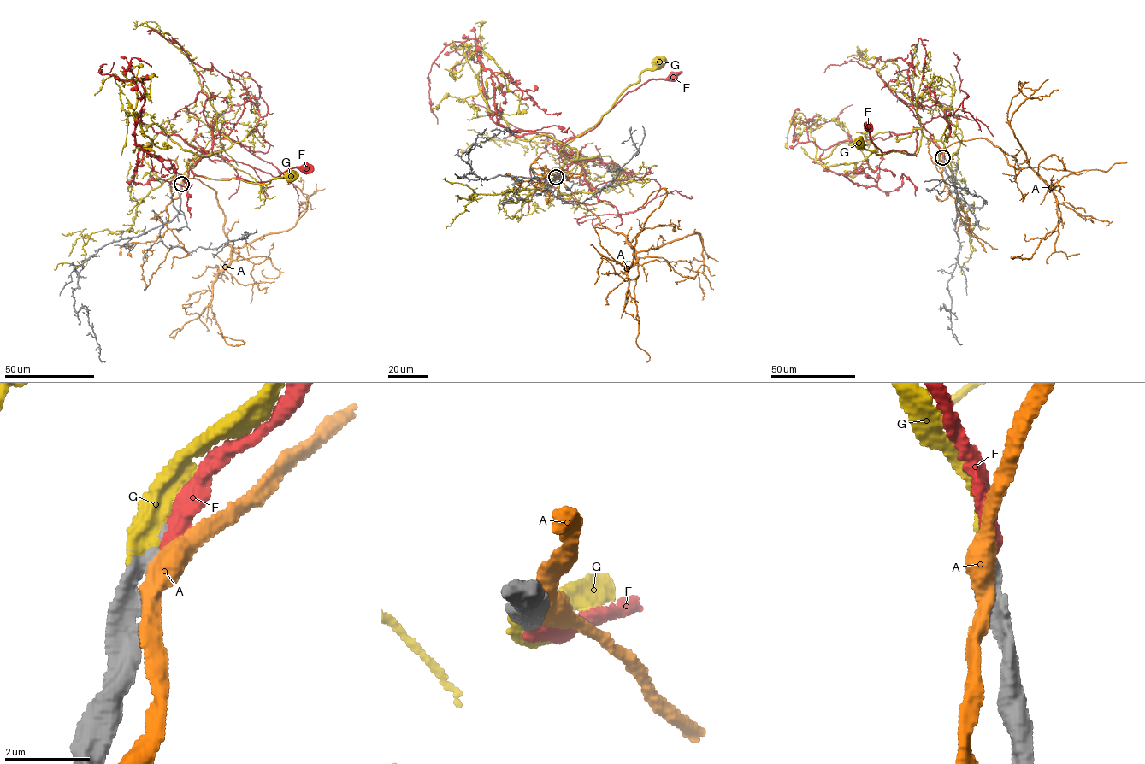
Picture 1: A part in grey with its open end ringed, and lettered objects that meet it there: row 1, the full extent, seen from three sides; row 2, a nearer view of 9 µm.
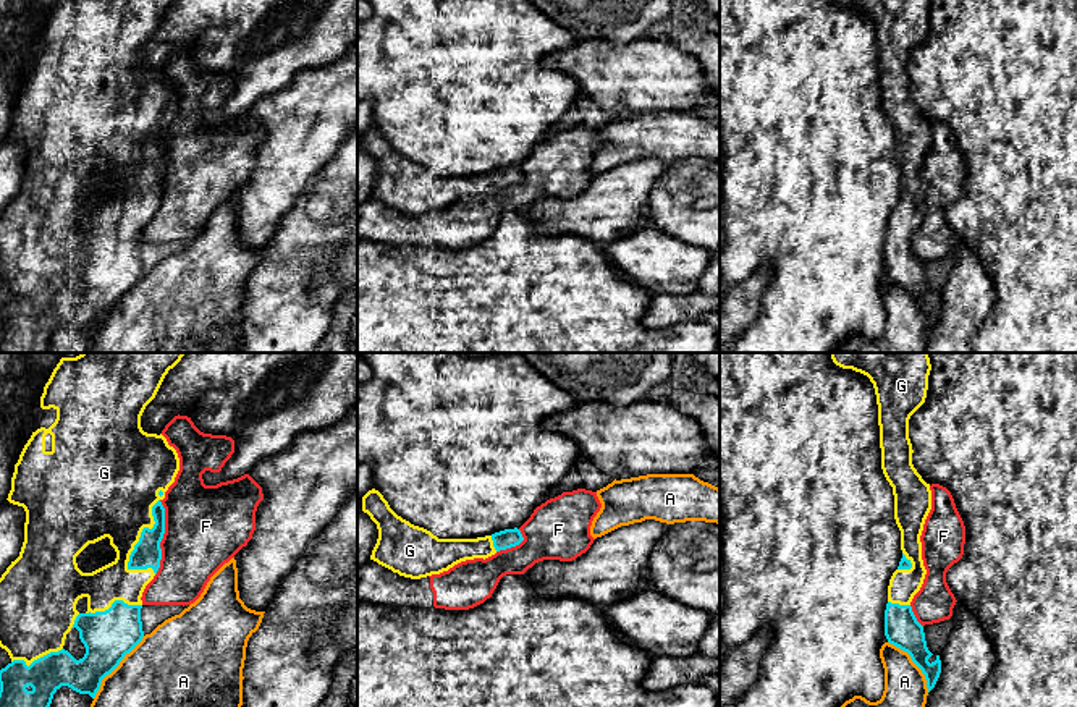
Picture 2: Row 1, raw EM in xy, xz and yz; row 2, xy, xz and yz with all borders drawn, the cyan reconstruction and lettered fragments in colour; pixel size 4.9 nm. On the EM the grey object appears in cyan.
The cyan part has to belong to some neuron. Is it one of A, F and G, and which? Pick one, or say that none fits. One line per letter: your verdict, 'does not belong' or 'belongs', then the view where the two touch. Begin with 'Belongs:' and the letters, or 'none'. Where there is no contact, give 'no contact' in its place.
Belongs: G
A: does not belong; meets cyan in xy
F: does not belong; meets cyan in xy
G: belongs; meets cyan in xy

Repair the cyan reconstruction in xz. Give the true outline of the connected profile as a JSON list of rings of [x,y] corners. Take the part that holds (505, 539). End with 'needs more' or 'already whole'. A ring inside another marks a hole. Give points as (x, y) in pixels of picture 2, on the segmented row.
[[[375,489],[362,497],[362,511],[378,529],[370,560],[411,579],[440,574],[466,560],[485,560],[524,540],[517,527],[477,539],[438,539],[398,516]]]; needs more

